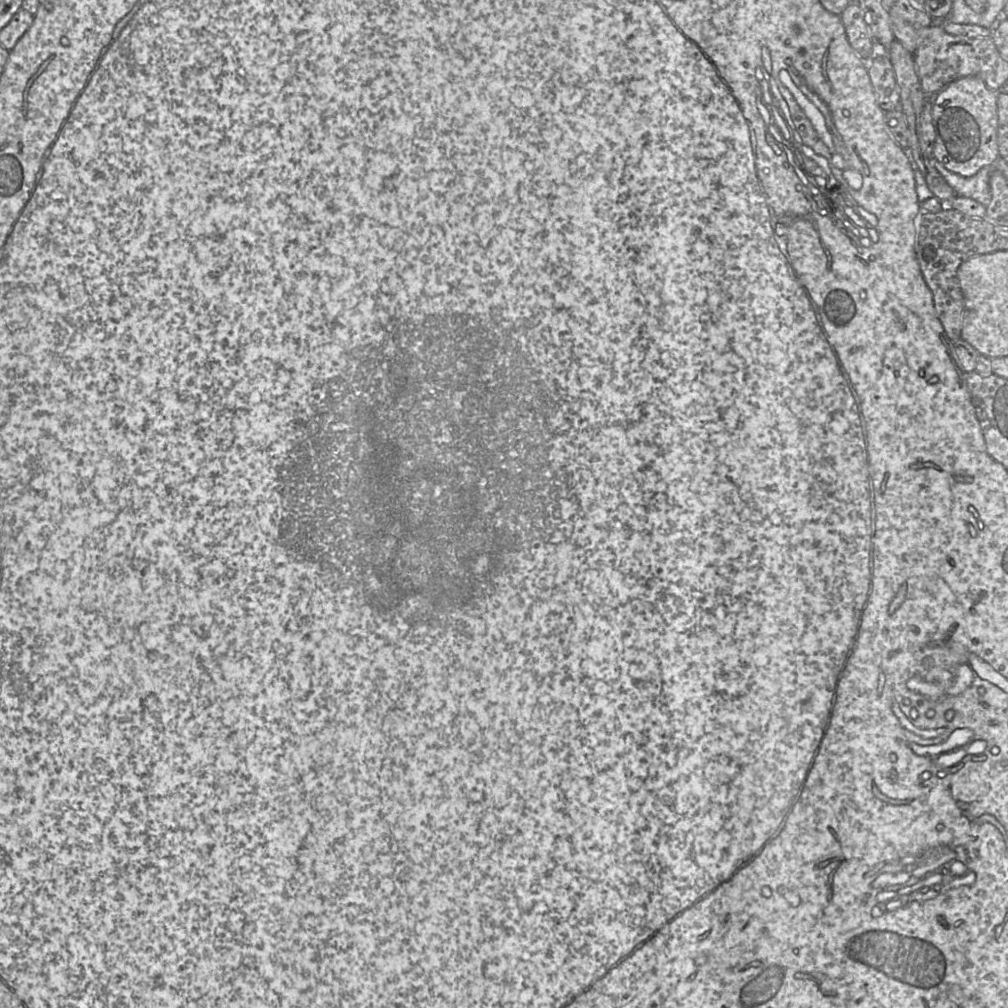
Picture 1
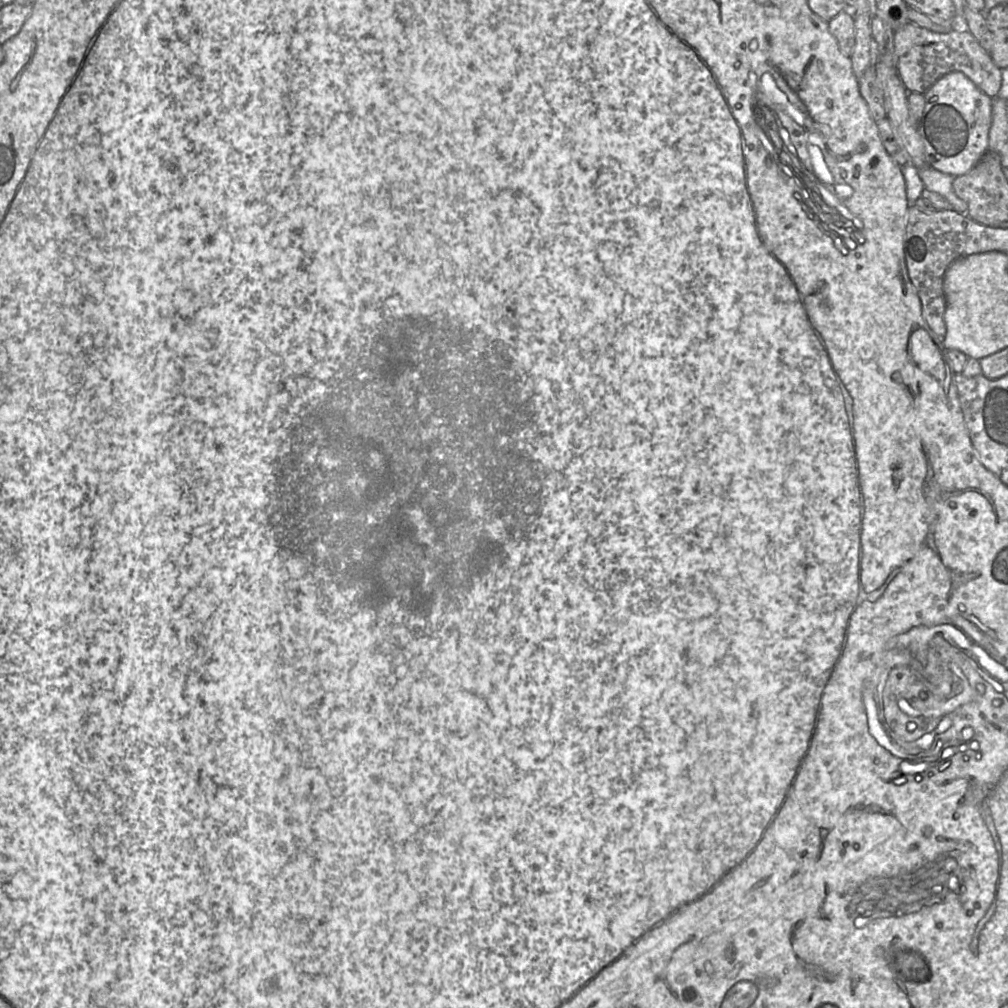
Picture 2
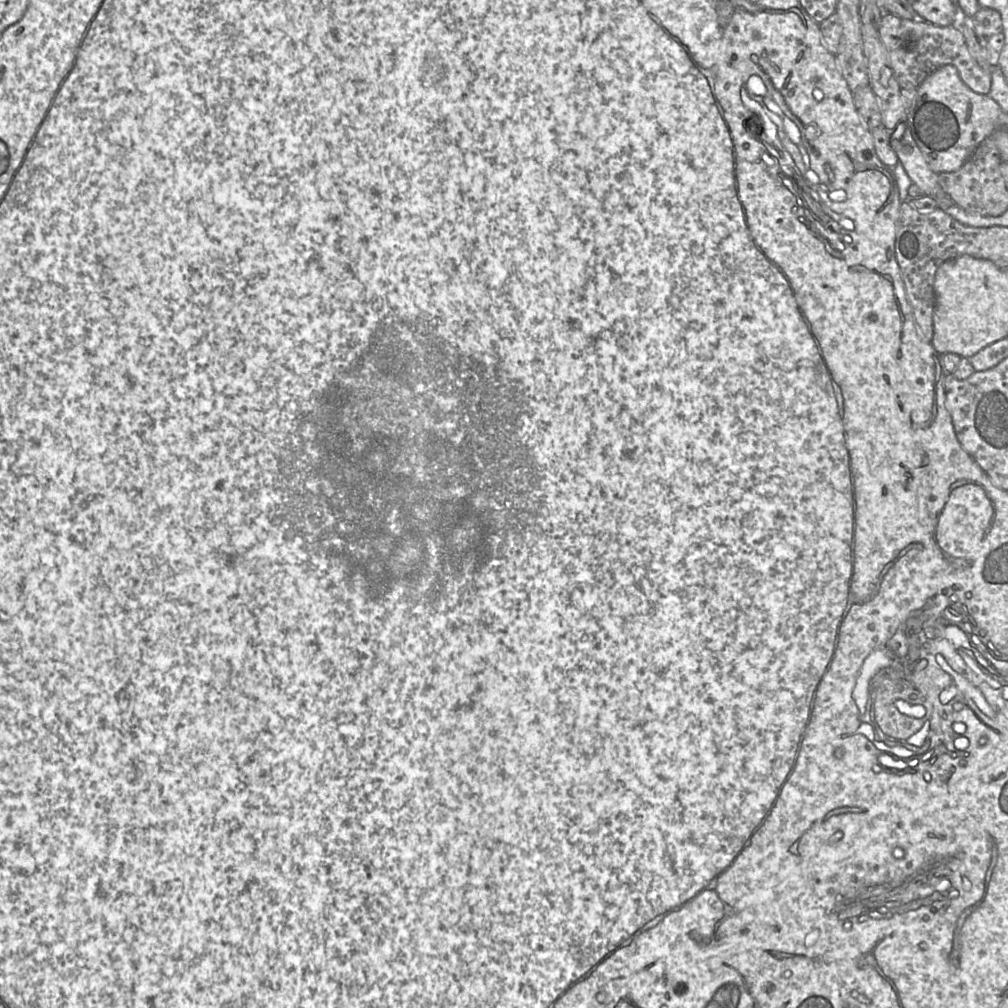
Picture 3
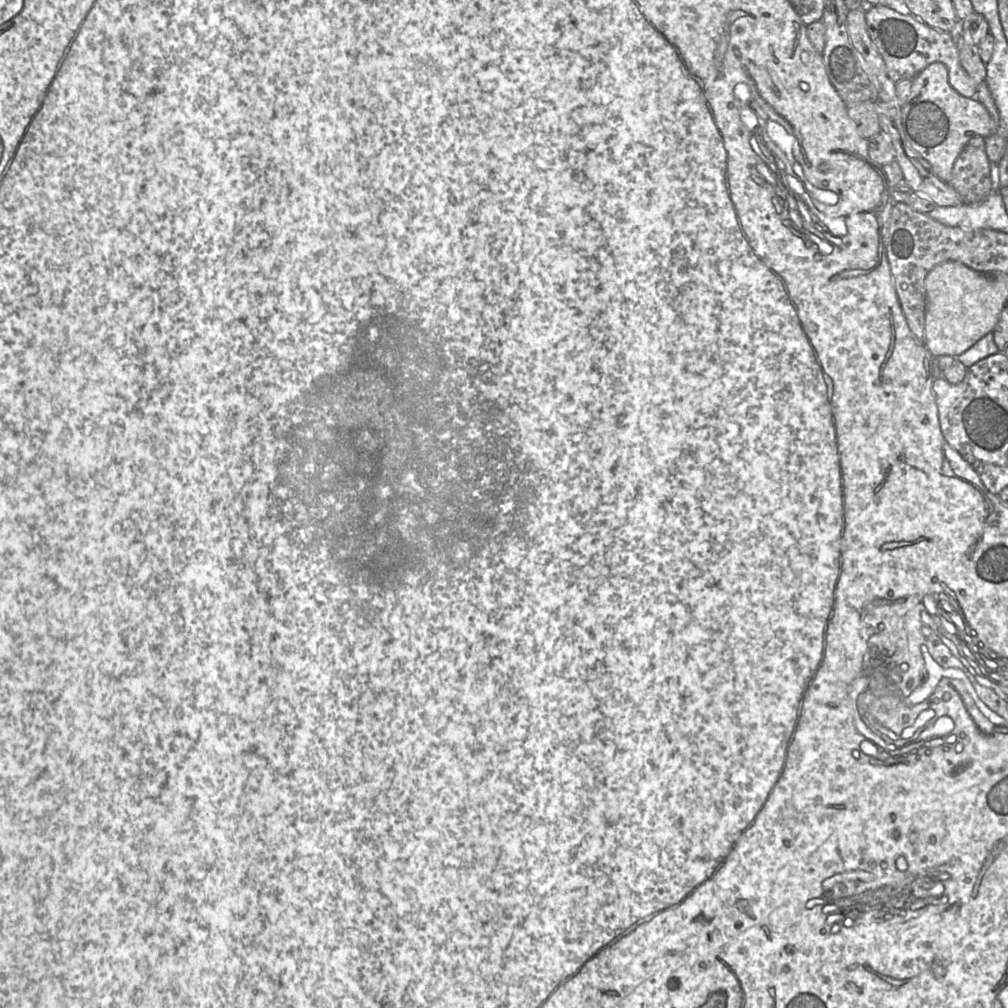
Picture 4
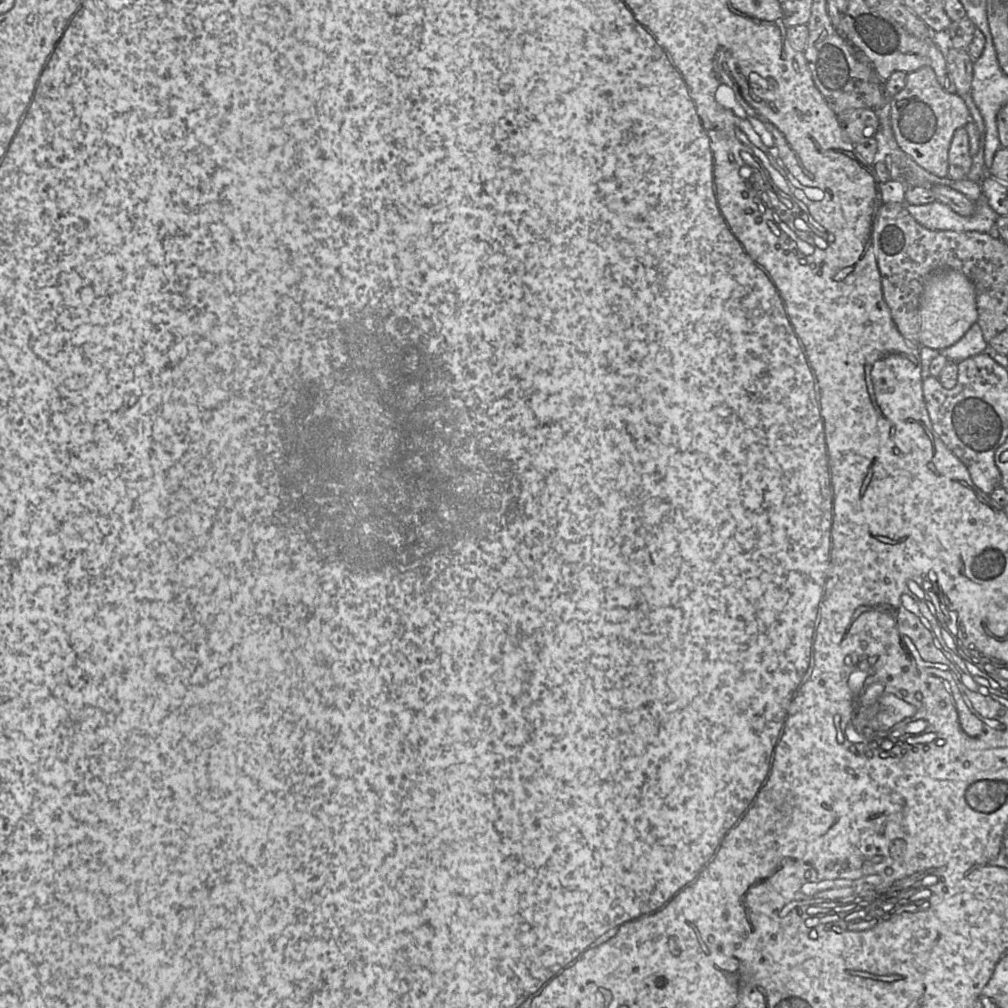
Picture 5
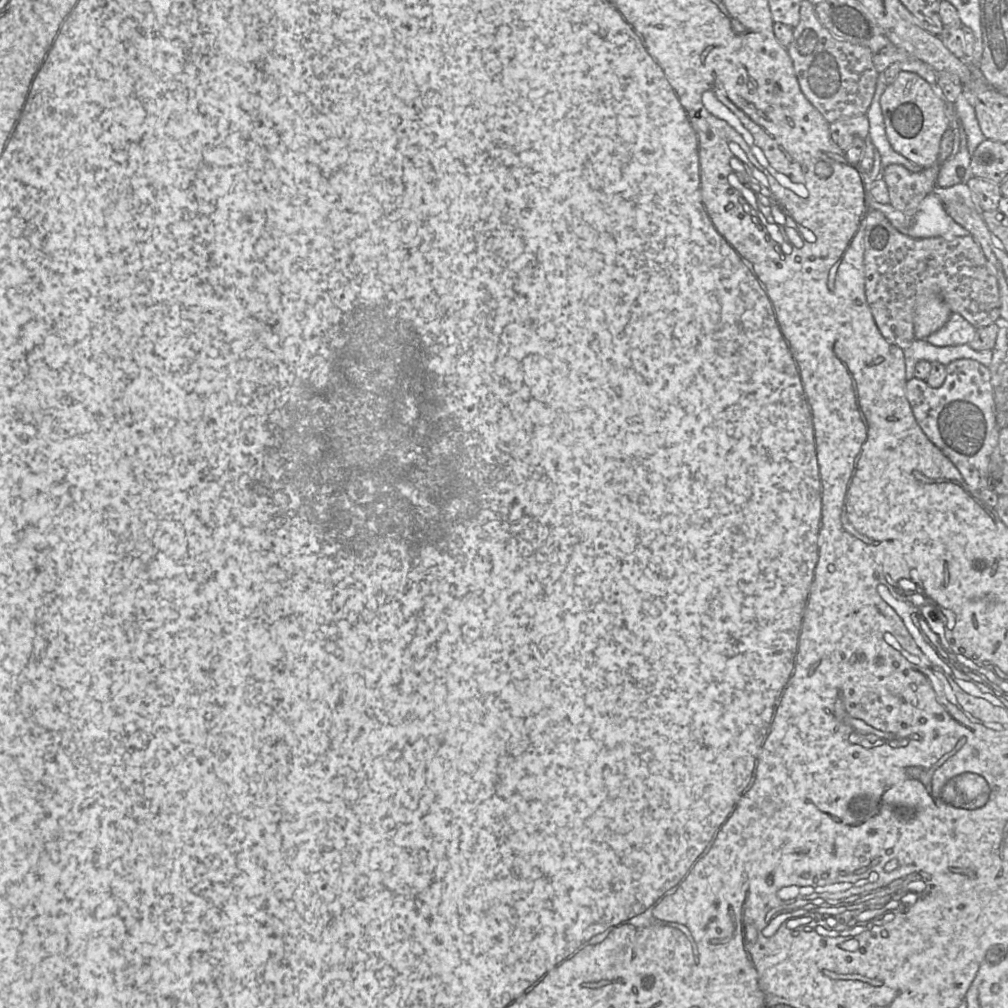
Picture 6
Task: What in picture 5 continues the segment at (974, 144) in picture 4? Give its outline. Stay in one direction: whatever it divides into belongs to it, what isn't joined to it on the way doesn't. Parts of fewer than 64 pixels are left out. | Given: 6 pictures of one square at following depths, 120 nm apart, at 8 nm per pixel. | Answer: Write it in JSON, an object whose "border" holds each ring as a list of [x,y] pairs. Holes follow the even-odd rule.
{"border":[[[960,128],[955,132],[948,152],[948,177],[952,180],[968,180],[971,166],[969,133]]]}

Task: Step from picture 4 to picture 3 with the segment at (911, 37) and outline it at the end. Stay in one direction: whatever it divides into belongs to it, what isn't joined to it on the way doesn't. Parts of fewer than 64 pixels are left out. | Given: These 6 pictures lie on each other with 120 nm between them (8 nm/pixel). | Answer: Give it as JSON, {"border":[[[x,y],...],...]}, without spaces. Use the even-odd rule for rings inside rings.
{"border":[[[885,13],[881,19],[878,34],[888,54],[890,67],[902,89],[917,89],[922,82],[935,70],[945,65],[954,66],[961,80],[975,93],[989,95],[992,83],[992,73],[983,69],[971,56],[962,31],[952,26],[939,27],[926,21],[913,21],[893,14]]]}

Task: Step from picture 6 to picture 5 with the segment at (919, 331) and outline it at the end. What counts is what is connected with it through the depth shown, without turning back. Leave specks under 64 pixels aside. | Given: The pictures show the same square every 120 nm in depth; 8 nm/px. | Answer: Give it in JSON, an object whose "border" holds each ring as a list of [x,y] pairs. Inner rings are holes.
{"border":[[[943,269],[929,274],[919,300],[919,346],[941,351],[959,341],[977,322],[978,310],[973,283],[963,273]]]}

